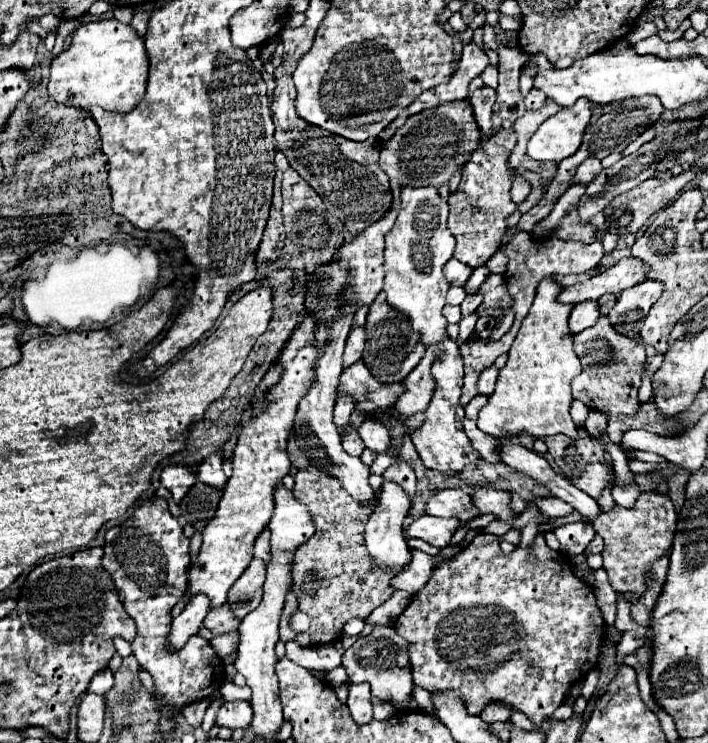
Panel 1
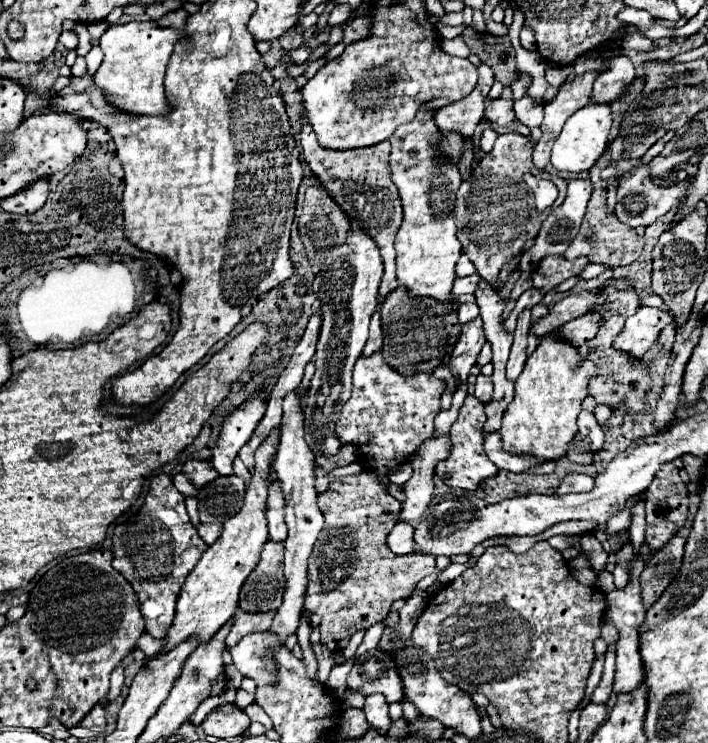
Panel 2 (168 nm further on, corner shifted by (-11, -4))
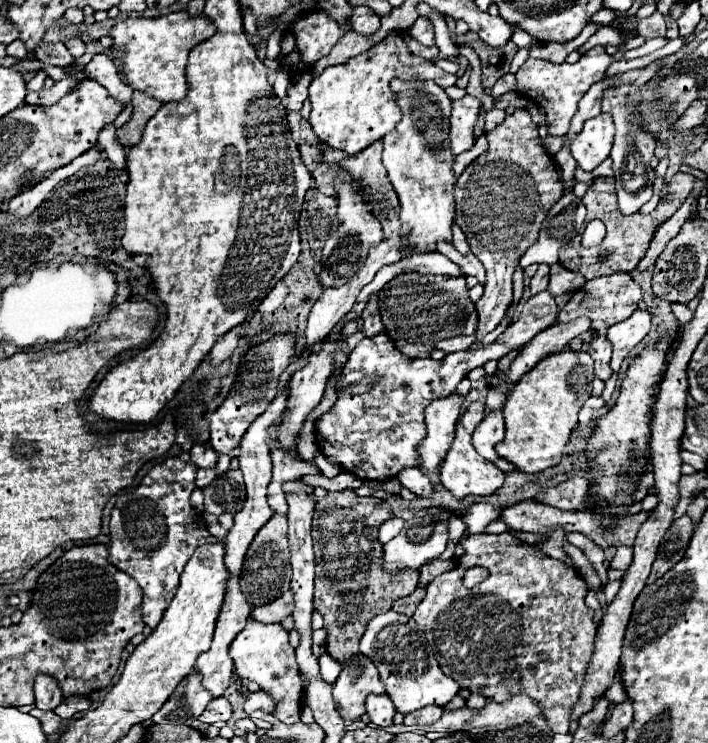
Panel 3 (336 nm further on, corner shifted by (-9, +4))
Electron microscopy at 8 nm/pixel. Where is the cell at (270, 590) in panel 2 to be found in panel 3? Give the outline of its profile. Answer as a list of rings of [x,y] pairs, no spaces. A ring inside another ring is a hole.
[[[273,515],[261,531],[255,535],[253,543],[247,549],[243,571],[241,571],[241,591],[245,599],[251,605],[263,605],[277,597],[281,597],[289,589],[289,547],[285,539],[285,527],[287,517],[285,515]]]

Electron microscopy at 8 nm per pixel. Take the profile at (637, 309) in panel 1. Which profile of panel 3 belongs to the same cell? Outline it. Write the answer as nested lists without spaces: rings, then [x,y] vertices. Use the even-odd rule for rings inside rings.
[[[645,309],[633,311],[633,315],[621,323],[615,323],[607,331],[607,339],[611,341],[612,357],[610,367],[612,376],[605,382],[603,399],[609,401],[616,387],[621,361],[629,355],[629,351],[649,333],[651,329],[651,313]]]

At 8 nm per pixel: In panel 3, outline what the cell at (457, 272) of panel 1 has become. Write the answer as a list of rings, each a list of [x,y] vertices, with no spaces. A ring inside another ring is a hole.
[[[453,225],[453,247],[461,253],[461,255],[467,255],[469,253],[469,243],[467,243],[467,239],[465,239],[465,235],[463,235],[463,231],[457,227],[457,225]]]

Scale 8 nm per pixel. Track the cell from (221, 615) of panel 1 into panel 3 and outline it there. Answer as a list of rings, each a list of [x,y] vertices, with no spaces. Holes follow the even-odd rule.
[[[287,591],[279,599],[267,603],[267,605],[253,607],[249,617],[259,623],[281,623],[281,619],[291,615],[291,611],[293,611],[293,591]]]

